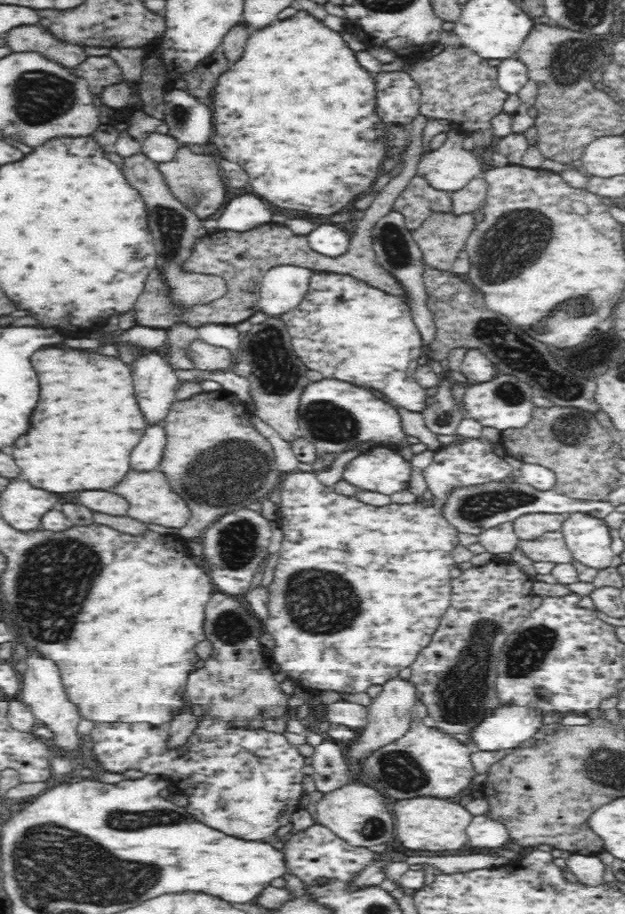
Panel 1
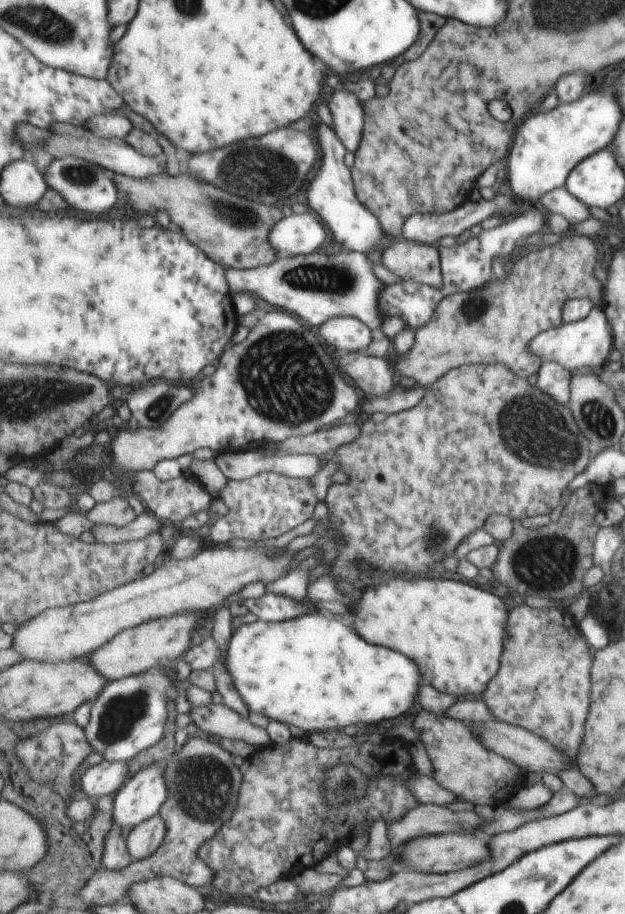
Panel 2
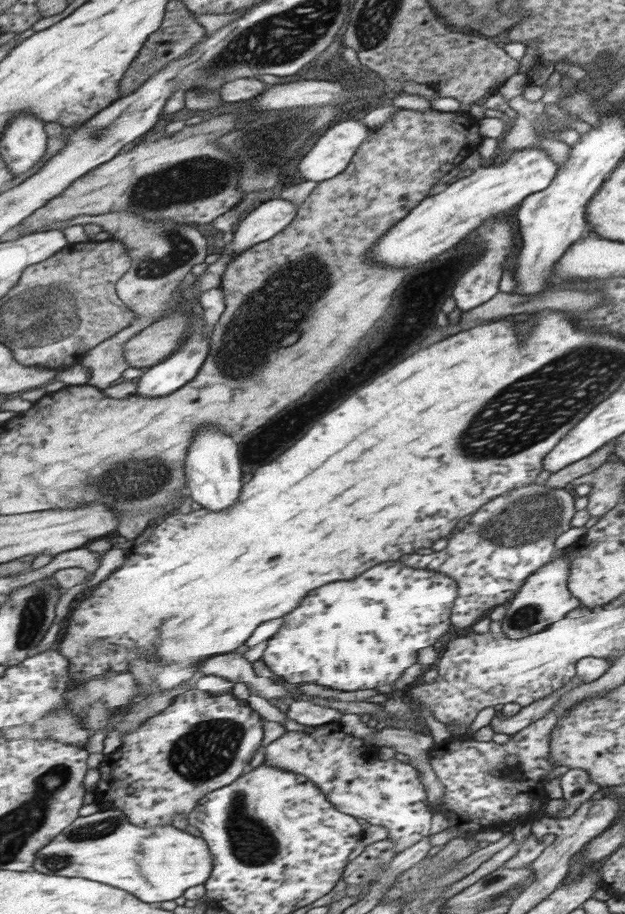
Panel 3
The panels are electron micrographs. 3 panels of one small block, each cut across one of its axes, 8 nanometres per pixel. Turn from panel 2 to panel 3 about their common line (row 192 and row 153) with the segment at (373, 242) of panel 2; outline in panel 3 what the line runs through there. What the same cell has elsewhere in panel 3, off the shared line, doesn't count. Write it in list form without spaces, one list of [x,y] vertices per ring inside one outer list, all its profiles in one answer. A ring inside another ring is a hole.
[[[360,116],[334,126],[300,162],[305,180],[322,183],[342,175],[364,140],[369,138],[371,129],[360,122]]]

